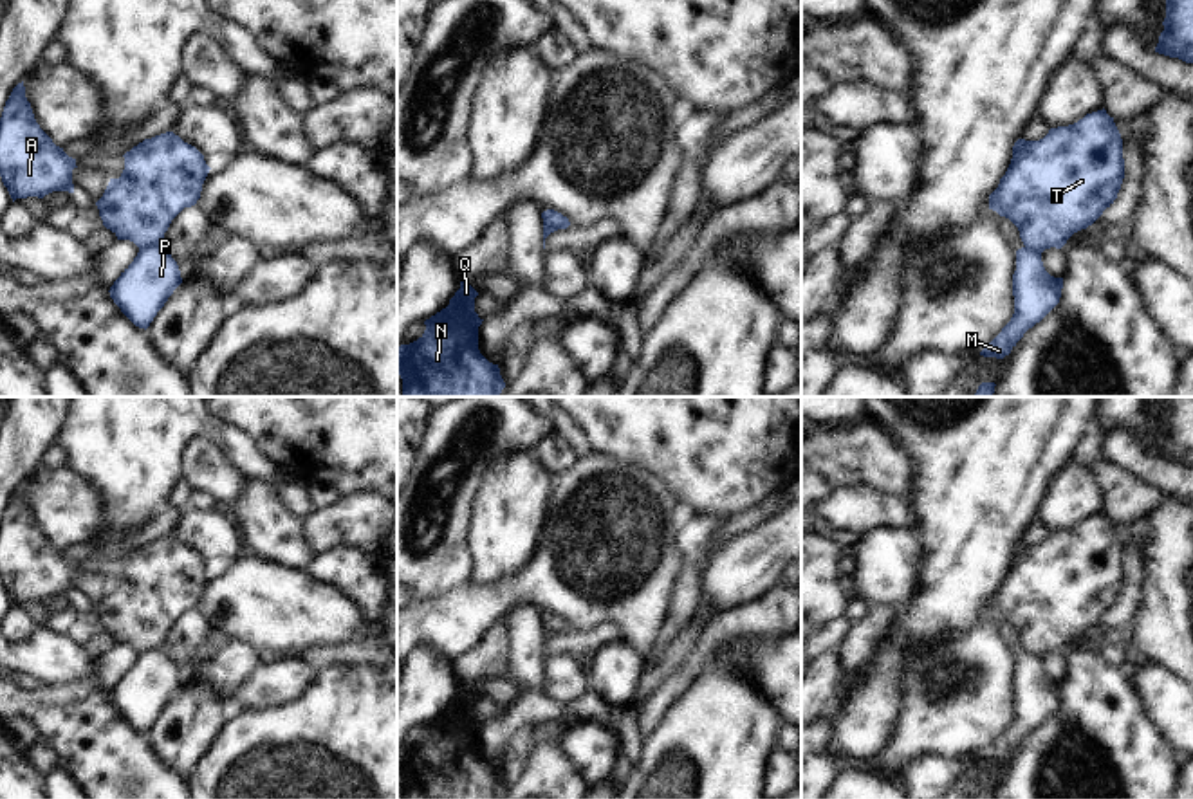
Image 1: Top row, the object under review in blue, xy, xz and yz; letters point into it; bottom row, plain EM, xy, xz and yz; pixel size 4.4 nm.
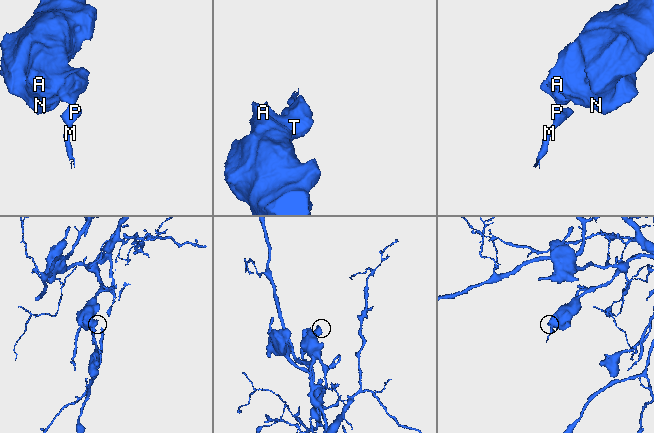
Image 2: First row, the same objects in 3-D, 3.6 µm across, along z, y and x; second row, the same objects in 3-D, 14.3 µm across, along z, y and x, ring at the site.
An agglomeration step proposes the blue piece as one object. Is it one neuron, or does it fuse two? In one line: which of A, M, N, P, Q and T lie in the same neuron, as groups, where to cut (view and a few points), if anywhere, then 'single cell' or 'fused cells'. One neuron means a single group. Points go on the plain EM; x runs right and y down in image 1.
A N Q T / M P | xy (157, 650), (139, 655) | fused cells

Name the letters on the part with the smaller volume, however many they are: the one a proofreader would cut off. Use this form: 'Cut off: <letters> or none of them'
Cut off: M, P

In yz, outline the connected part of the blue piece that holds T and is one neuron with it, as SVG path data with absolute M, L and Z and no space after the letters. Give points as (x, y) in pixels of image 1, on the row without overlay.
M1106 514L1087 518L1074 528L1050 532L1040 545L1018 543L1013 550L1013 563L1000 583L998 592L989 599L989 613L1009 622L1020 635L1020 642L1031 655L1061 653L1067 644L1092 629L1106 611L1114 608L1124 583L1123 543Z

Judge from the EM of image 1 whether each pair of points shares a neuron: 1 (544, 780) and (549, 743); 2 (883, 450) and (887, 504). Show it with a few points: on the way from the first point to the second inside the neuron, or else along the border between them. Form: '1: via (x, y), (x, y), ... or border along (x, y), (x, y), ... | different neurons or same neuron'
1: via (547, 771), (547, 753) | same neuron
2: border along (845, 486), (870, 486), (908, 500) | different neurons

